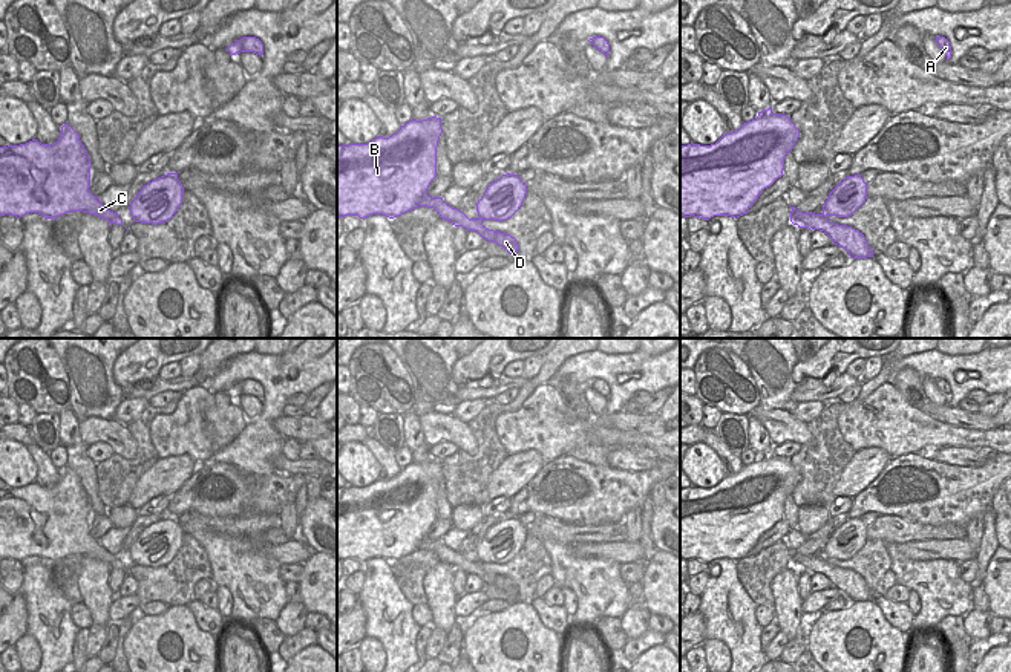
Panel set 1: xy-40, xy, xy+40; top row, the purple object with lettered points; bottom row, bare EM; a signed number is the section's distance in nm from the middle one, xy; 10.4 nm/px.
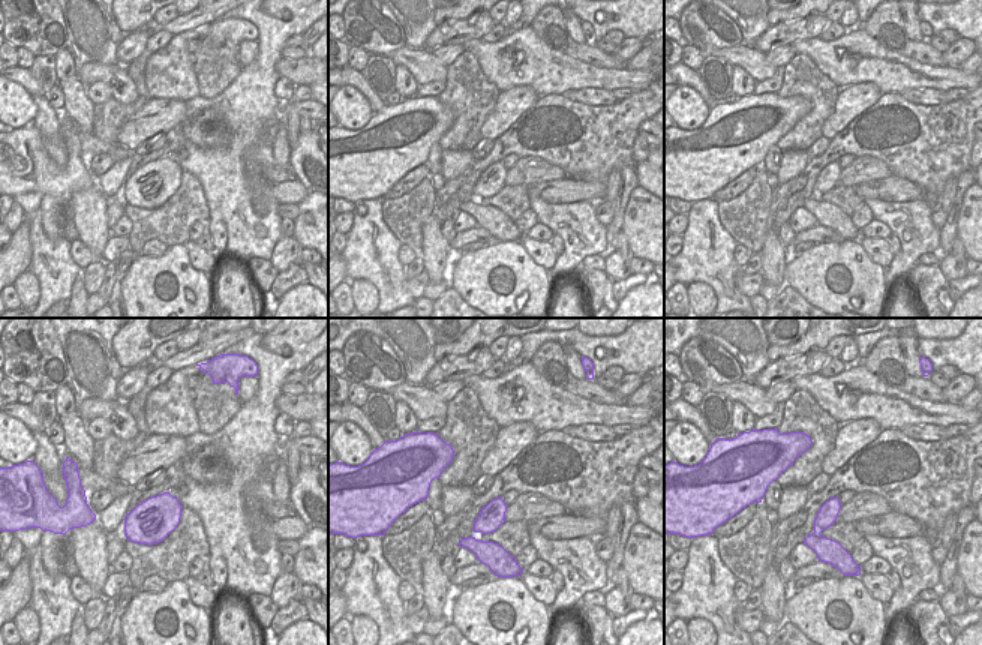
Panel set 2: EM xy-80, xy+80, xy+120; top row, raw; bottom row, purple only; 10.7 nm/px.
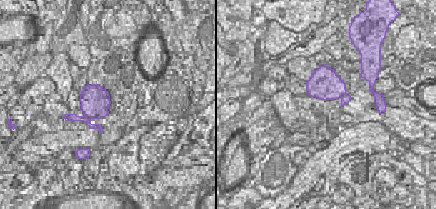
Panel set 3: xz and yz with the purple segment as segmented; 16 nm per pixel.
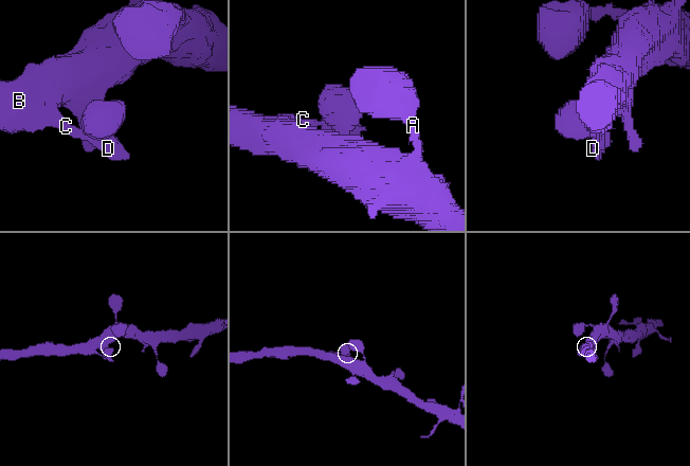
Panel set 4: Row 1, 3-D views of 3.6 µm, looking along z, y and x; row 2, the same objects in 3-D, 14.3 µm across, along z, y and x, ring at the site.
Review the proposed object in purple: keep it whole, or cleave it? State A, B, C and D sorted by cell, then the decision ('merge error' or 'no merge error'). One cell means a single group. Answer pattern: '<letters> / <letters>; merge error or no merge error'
A B C D; no merge error

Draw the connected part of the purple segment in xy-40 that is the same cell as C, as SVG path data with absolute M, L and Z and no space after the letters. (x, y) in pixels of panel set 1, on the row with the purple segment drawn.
M67 122L54 144L32 139L0 147L0 216L20 219L38 213L55 220L83 211L109 220L110 227L123 225L118 213L90 193L90 167L80 135Z

